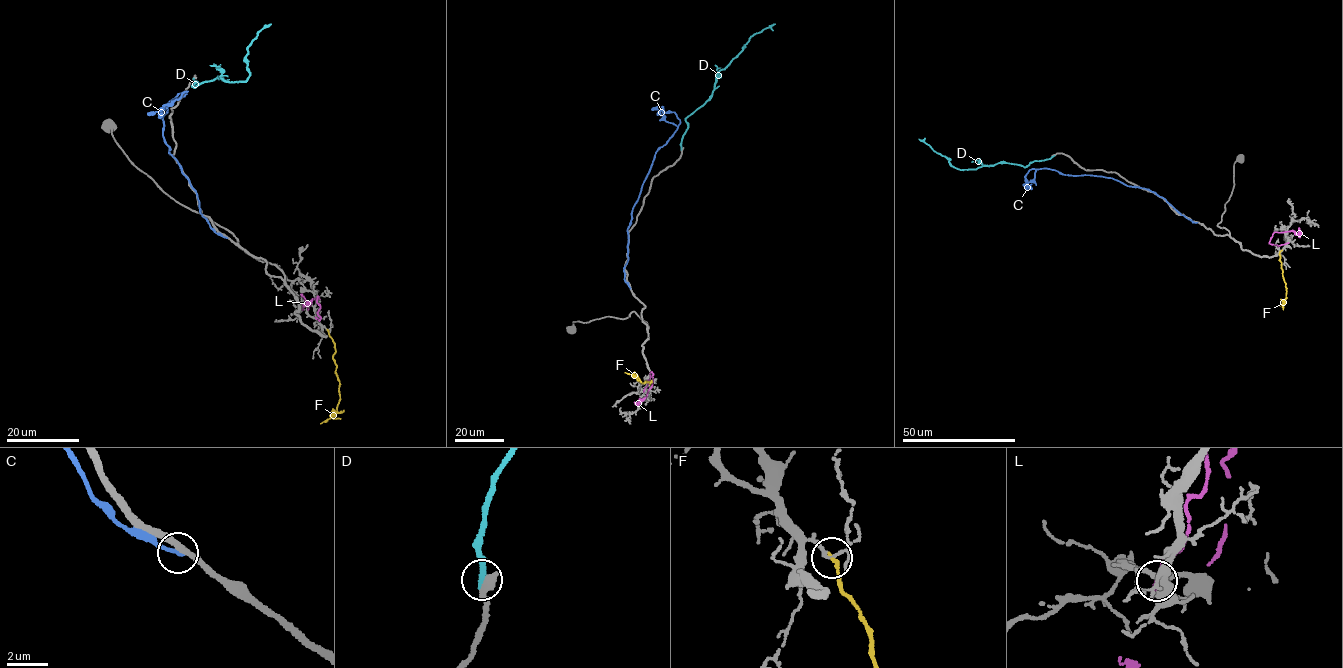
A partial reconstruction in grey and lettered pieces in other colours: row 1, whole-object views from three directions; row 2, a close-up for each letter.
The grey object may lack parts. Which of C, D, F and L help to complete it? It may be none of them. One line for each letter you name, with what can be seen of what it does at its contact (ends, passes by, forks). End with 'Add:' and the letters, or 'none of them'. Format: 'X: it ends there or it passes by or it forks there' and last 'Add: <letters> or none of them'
D: it ends there
Add: D

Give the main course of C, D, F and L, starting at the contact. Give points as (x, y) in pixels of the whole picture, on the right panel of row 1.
C: (1196, 222), (1151, 191), (1110, 177), (1064, 174), (1042, 168), (1026, 184), (1029, 189)
D: (1053, 156), (1025, 167), (999, 162), (975, 169), (958, 169), (919, 139)
F: (1281, 250), (1280, 261), (1286, 292), (1283, 309)
L: (1287, 243), (1277, 246), (1269, 242), (1274, 232), (1291, 230), (1297, 234), (1299, 227)

